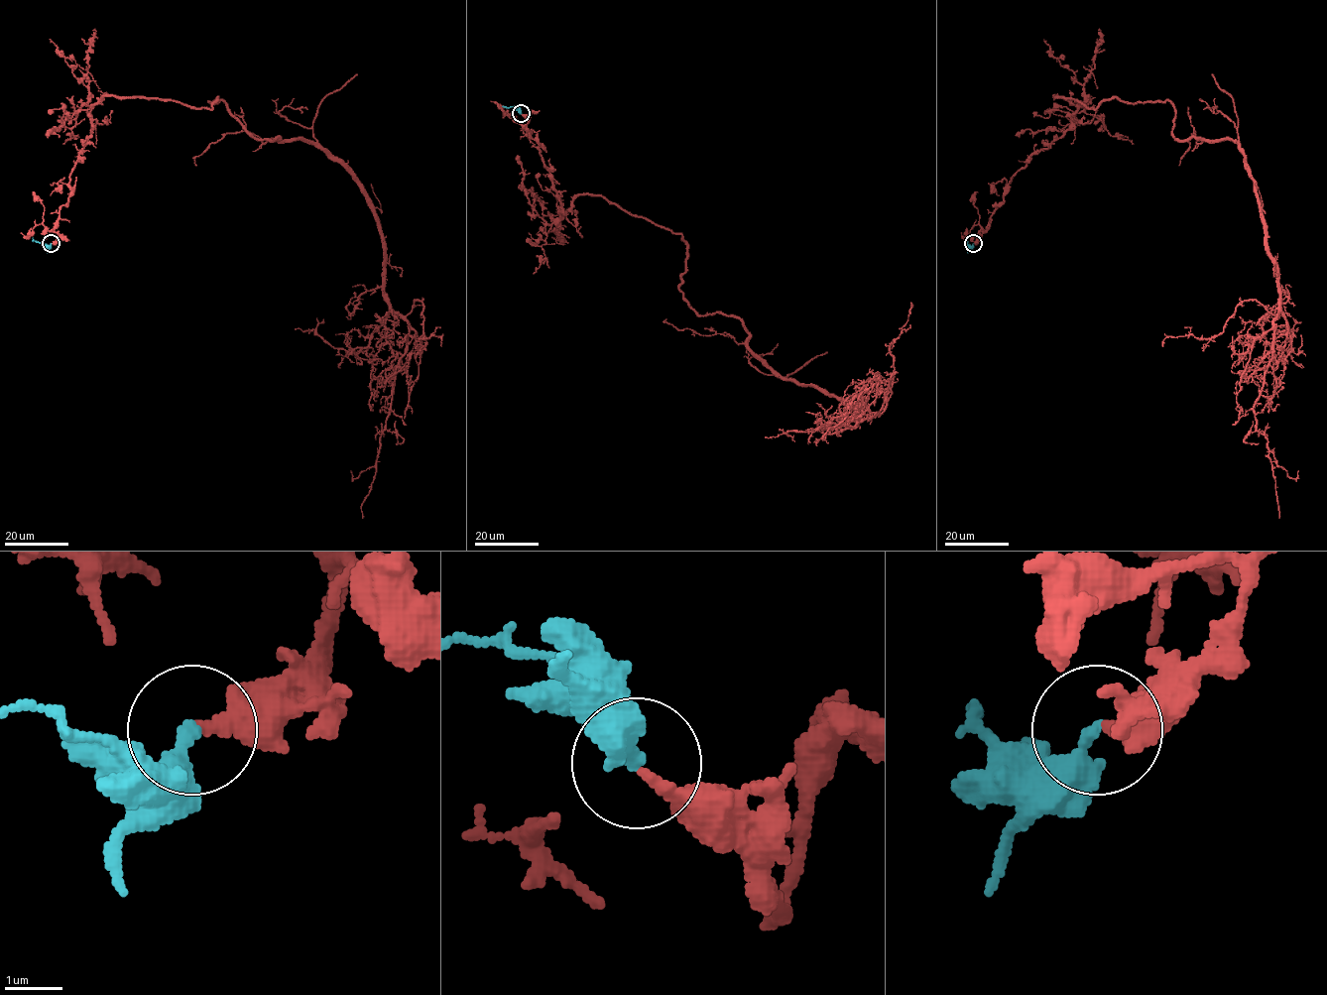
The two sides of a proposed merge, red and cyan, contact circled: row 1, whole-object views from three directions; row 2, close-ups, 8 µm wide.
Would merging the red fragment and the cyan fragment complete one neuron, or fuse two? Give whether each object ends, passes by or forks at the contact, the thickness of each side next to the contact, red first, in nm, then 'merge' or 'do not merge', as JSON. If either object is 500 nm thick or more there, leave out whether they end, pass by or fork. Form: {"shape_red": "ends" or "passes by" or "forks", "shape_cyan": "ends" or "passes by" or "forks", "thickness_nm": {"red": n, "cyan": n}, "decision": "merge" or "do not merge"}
{"shape_red": "ends", "shape_cyan": "ends", "thickness_nm": {"red": 240, "cyan": 360}, "decision": "merge"}

